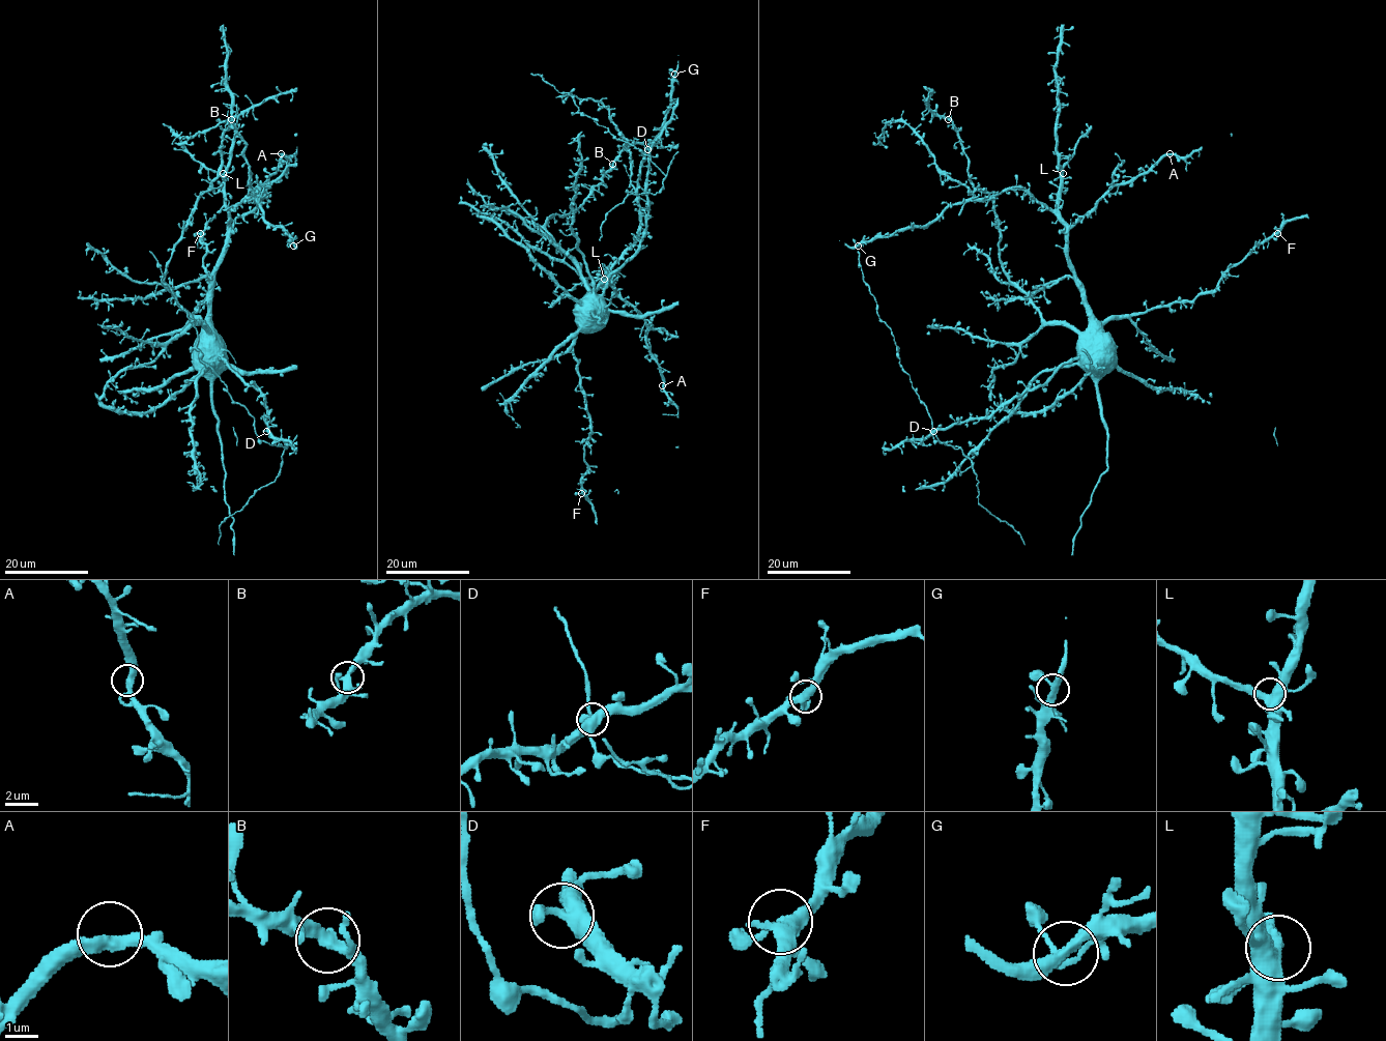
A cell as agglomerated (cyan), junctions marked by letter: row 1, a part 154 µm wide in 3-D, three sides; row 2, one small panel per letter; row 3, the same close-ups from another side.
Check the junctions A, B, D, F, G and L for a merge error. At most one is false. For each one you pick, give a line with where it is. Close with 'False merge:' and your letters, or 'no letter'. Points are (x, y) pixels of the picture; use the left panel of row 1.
False merge: no letter

